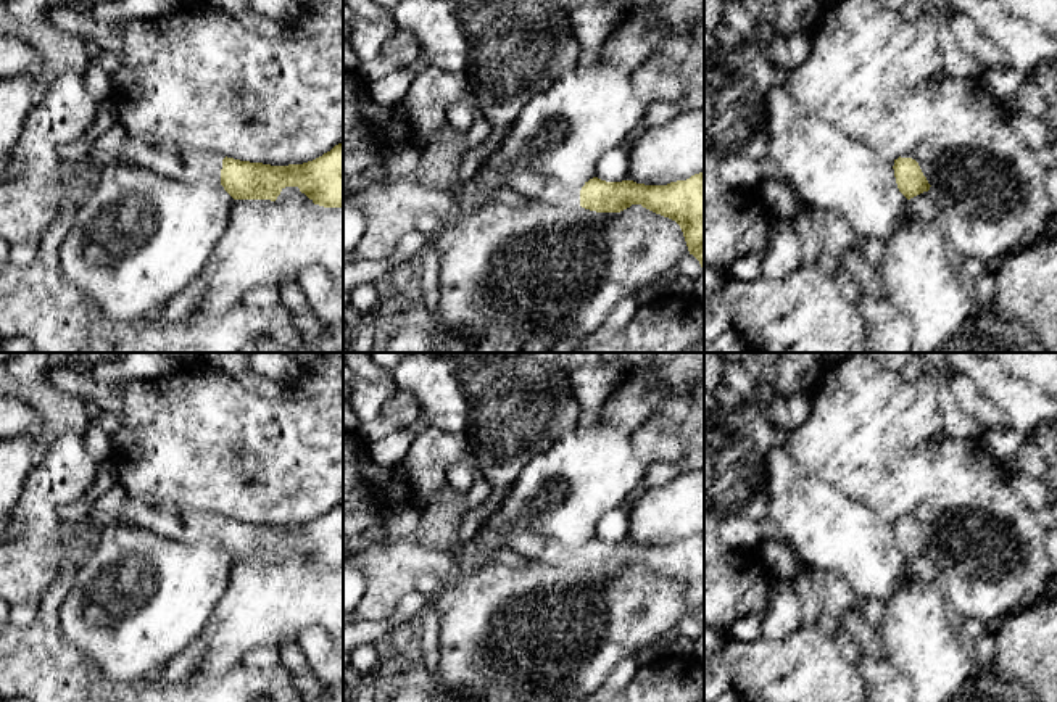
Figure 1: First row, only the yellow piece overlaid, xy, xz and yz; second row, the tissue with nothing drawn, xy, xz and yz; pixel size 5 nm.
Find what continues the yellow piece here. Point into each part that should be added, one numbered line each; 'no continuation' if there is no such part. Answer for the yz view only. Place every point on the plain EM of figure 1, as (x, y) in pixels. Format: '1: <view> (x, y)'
1: yz (927, 530)

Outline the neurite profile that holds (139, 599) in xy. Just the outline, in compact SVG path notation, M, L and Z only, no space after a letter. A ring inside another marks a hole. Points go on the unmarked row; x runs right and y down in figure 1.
M129 523L100 528L95 533L95 547L85 559L61 605L61 631L106 681L158 681L166 665L190 642L201 638L203 628L227 589L234 562L221 543L200 539L182 543Z

